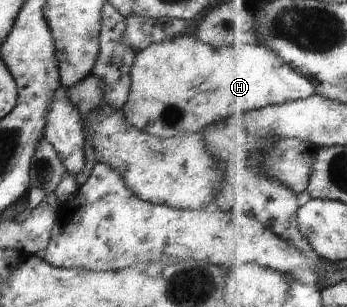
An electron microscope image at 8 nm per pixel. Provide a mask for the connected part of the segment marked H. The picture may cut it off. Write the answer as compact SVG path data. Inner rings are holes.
M176 35L142 49L135 54L130 68L131 84L122 113L126 123L159 138L171 138L181 133L201 132L207 126L226 121L236 115L246 115L267 106L304 100L317 94L319 85L308 76L280 61L277 53L264 44L245 44L212 48L188 35Z

